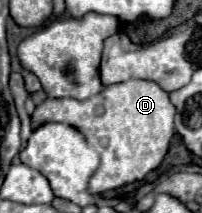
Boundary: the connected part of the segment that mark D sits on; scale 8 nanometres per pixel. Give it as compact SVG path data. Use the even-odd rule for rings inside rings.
M129 79L103 87L99 95L93 95L85 101L77 99L45 99L37 105L31 115L31 125L37 127L45 121L65 121L77 127L89 143L93 143L101 155L101 165L89 181L89 193L99 195L109 189L123 187L133 181L141 181L149 171L161 165L167 155L171 137L175 135L173 127L175 107L169 101L169 93L163 91L157 83L145 79ZM103 107L99 115L97 109Z

